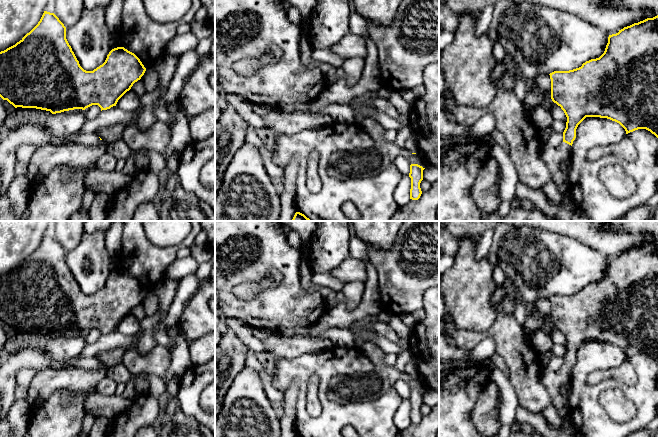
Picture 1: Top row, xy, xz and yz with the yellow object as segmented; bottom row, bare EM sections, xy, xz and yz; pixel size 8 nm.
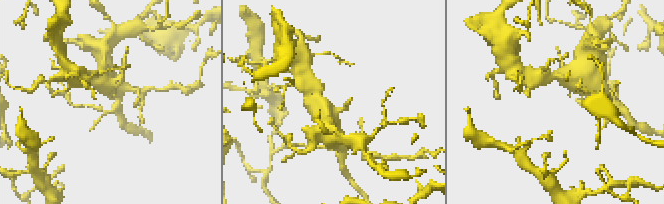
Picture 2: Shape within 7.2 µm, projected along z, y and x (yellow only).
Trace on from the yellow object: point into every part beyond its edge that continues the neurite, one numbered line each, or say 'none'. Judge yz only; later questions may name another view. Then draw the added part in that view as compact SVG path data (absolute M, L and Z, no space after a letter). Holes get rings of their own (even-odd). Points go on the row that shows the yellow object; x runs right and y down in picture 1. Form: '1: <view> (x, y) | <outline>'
1: yz (553, 157) | M561 142L557 147L548 147L543 145L540 150L540 158L548 166L553 182L556 184L559 192L563 195L569 192L570 185L568 176L560 170L564 161L570 161L571 145Z

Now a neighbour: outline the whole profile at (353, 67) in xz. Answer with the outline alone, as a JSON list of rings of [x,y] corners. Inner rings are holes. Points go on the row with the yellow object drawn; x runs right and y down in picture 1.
[[[352,58],[344,61],[342,68],[346,72],[344,79],[349,86],[357,83],[362,75],[364,68],[364,59]]]

